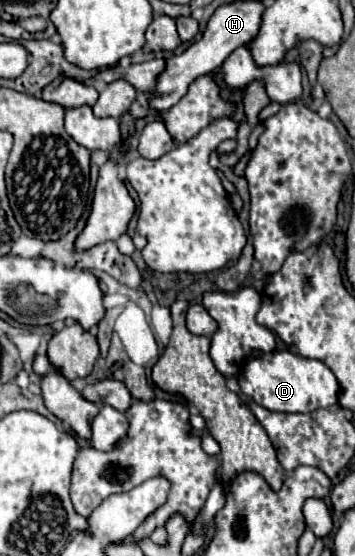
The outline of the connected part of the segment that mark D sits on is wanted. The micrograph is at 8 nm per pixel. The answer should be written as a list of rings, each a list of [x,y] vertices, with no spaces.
[[[289,350],[257,354],[245,360],[239,376],[241,392],[259,406],[273,412],[313,412],[337,404],[339,384],[333,372],[319,360],[309,360]]]

